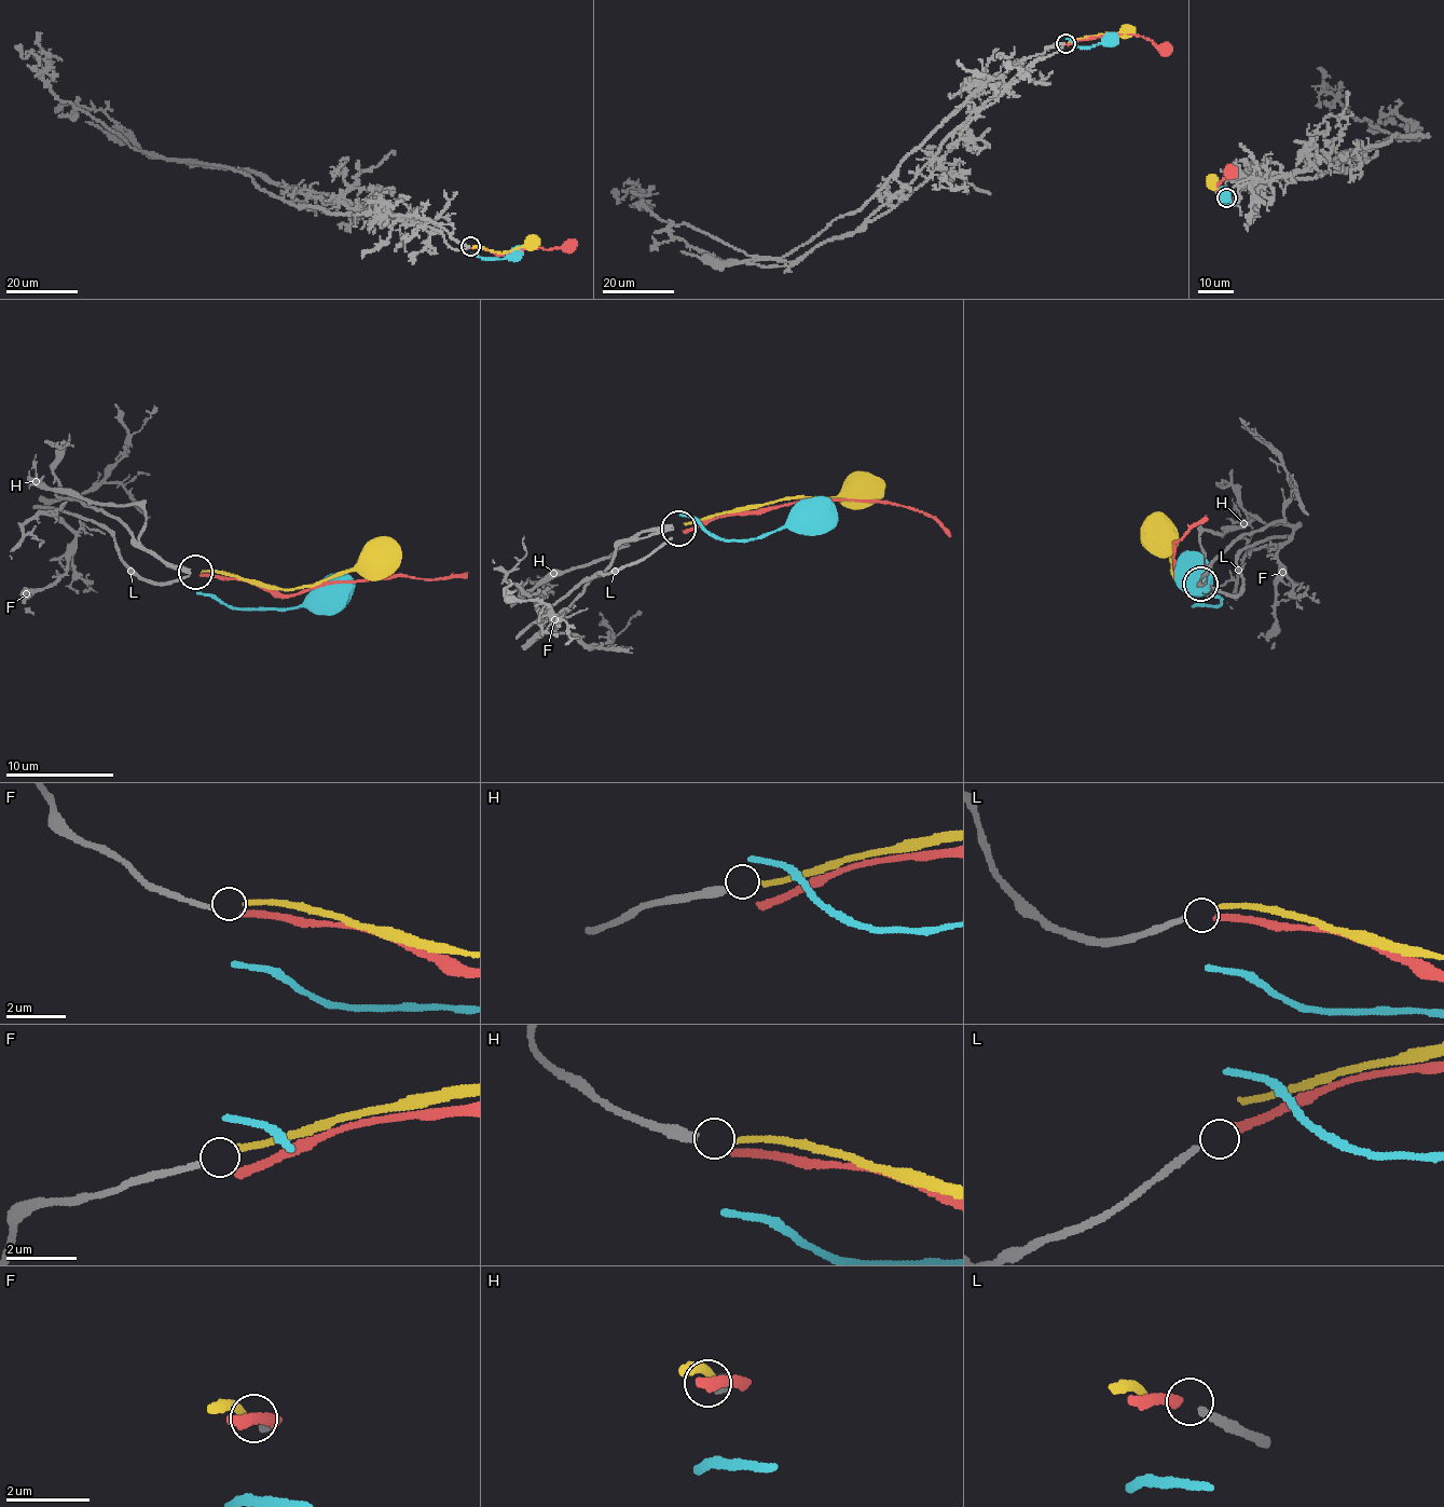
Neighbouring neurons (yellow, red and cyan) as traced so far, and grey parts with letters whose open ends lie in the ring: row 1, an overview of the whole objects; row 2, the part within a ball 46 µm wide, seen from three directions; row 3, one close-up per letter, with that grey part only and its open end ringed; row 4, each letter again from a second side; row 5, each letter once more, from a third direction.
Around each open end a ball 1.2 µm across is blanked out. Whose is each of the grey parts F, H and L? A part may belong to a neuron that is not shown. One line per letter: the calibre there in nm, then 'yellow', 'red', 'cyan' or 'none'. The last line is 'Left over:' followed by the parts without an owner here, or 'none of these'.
F: calibre 150 nm; none
H: calibre 320 nm; yellow
L: calibre 180 nm; red
Left over: F

